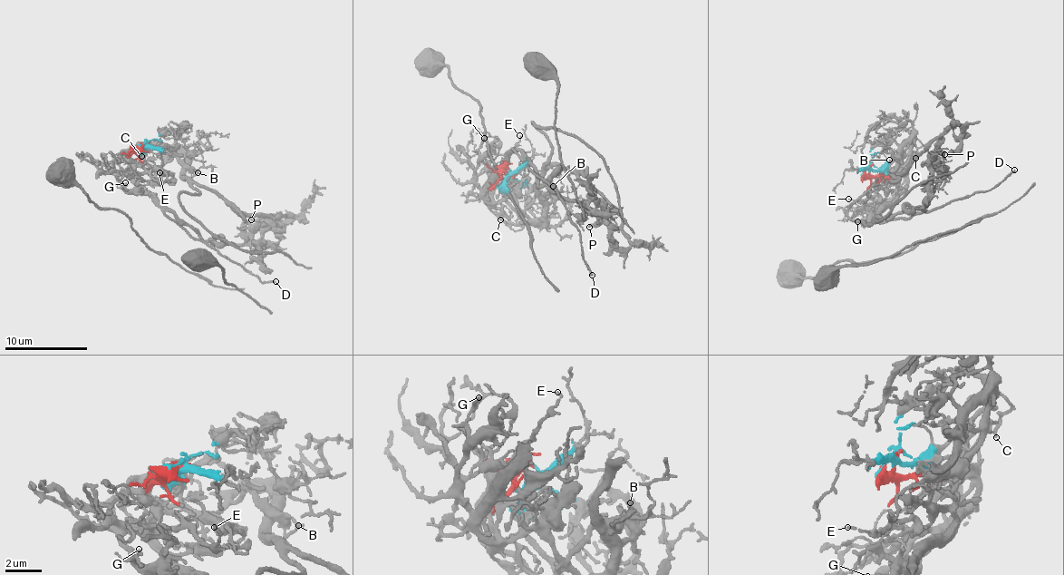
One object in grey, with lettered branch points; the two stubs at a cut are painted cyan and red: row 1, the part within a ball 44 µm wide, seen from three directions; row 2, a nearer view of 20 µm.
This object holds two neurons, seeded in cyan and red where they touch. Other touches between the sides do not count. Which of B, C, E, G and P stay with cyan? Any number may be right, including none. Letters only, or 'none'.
B, C, P

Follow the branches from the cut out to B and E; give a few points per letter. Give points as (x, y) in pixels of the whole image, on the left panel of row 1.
B: (142, 144), (144, 152), (144, 149), (164, 144), (185, 158), (189, 169), (198, 172)
E: (142, 145), (129, 158), (130, 169), (118, 171), (140, 171), (159, 180), (159, 172)

